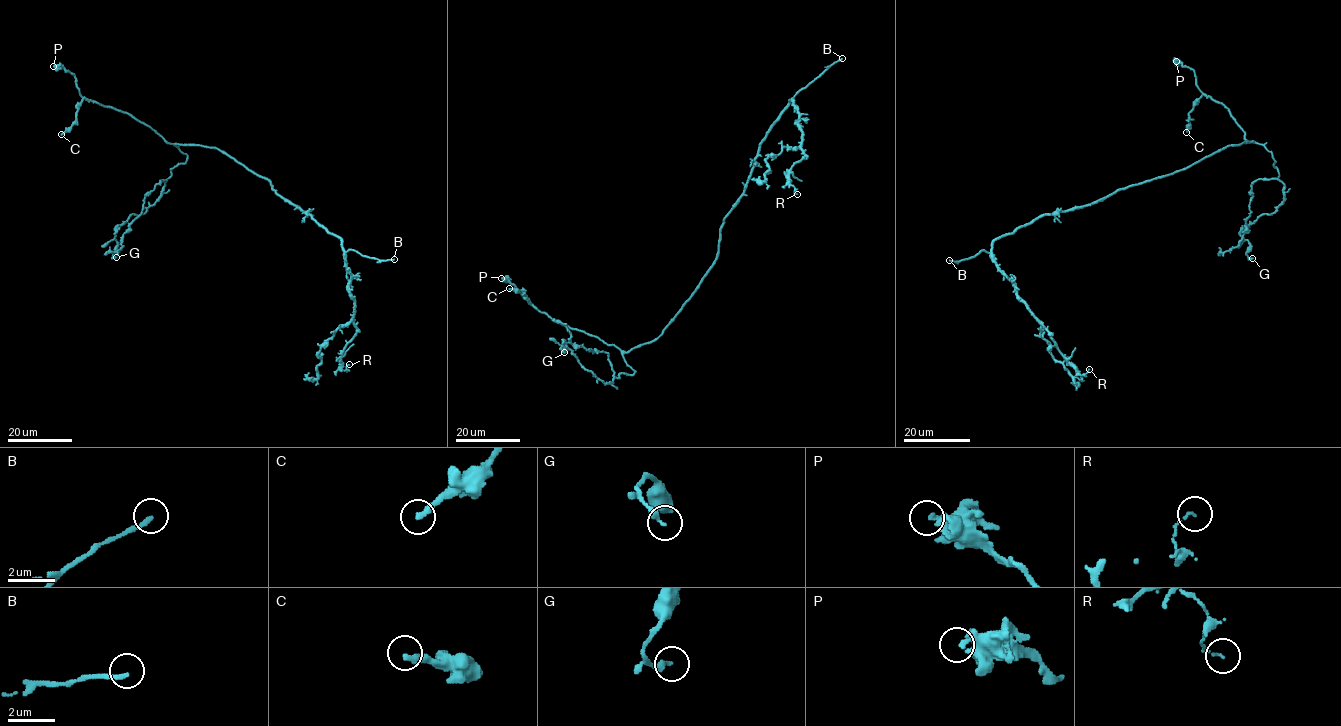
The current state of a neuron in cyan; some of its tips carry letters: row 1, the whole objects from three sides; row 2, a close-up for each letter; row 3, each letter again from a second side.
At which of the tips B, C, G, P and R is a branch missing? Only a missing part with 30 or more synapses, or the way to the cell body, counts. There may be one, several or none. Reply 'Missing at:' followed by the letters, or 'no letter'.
Missing at: B, C

